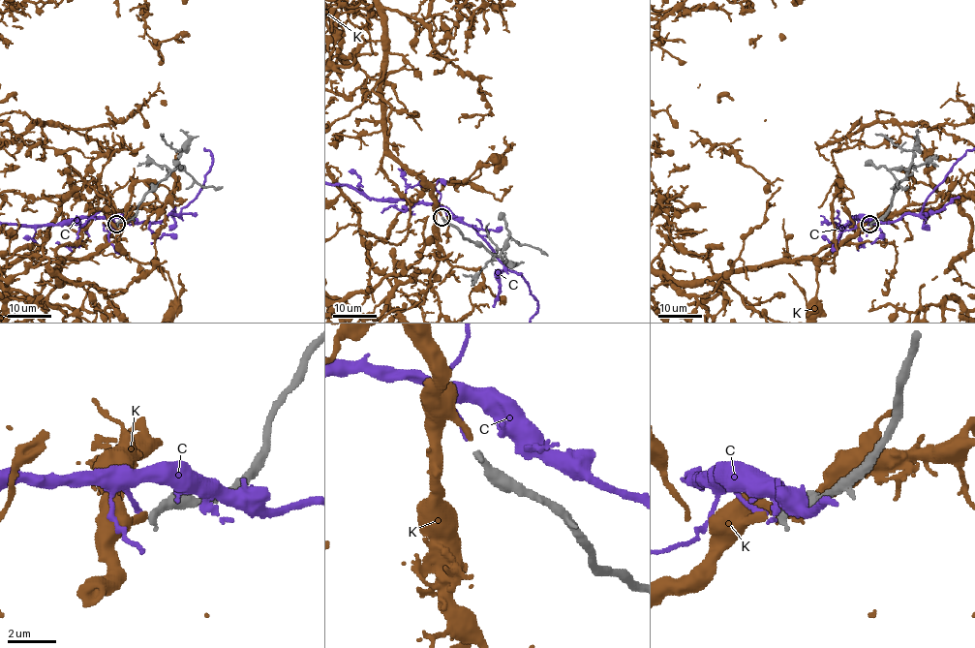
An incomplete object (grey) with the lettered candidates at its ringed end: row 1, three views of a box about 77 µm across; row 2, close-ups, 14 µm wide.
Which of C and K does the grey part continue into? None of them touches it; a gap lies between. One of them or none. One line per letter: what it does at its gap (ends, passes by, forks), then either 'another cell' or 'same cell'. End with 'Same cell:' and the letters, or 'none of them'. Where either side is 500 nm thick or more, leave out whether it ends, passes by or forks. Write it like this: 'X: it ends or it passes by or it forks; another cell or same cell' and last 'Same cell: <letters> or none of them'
C: it ends; another cell
K: it ends; same cell
Same cell: K

